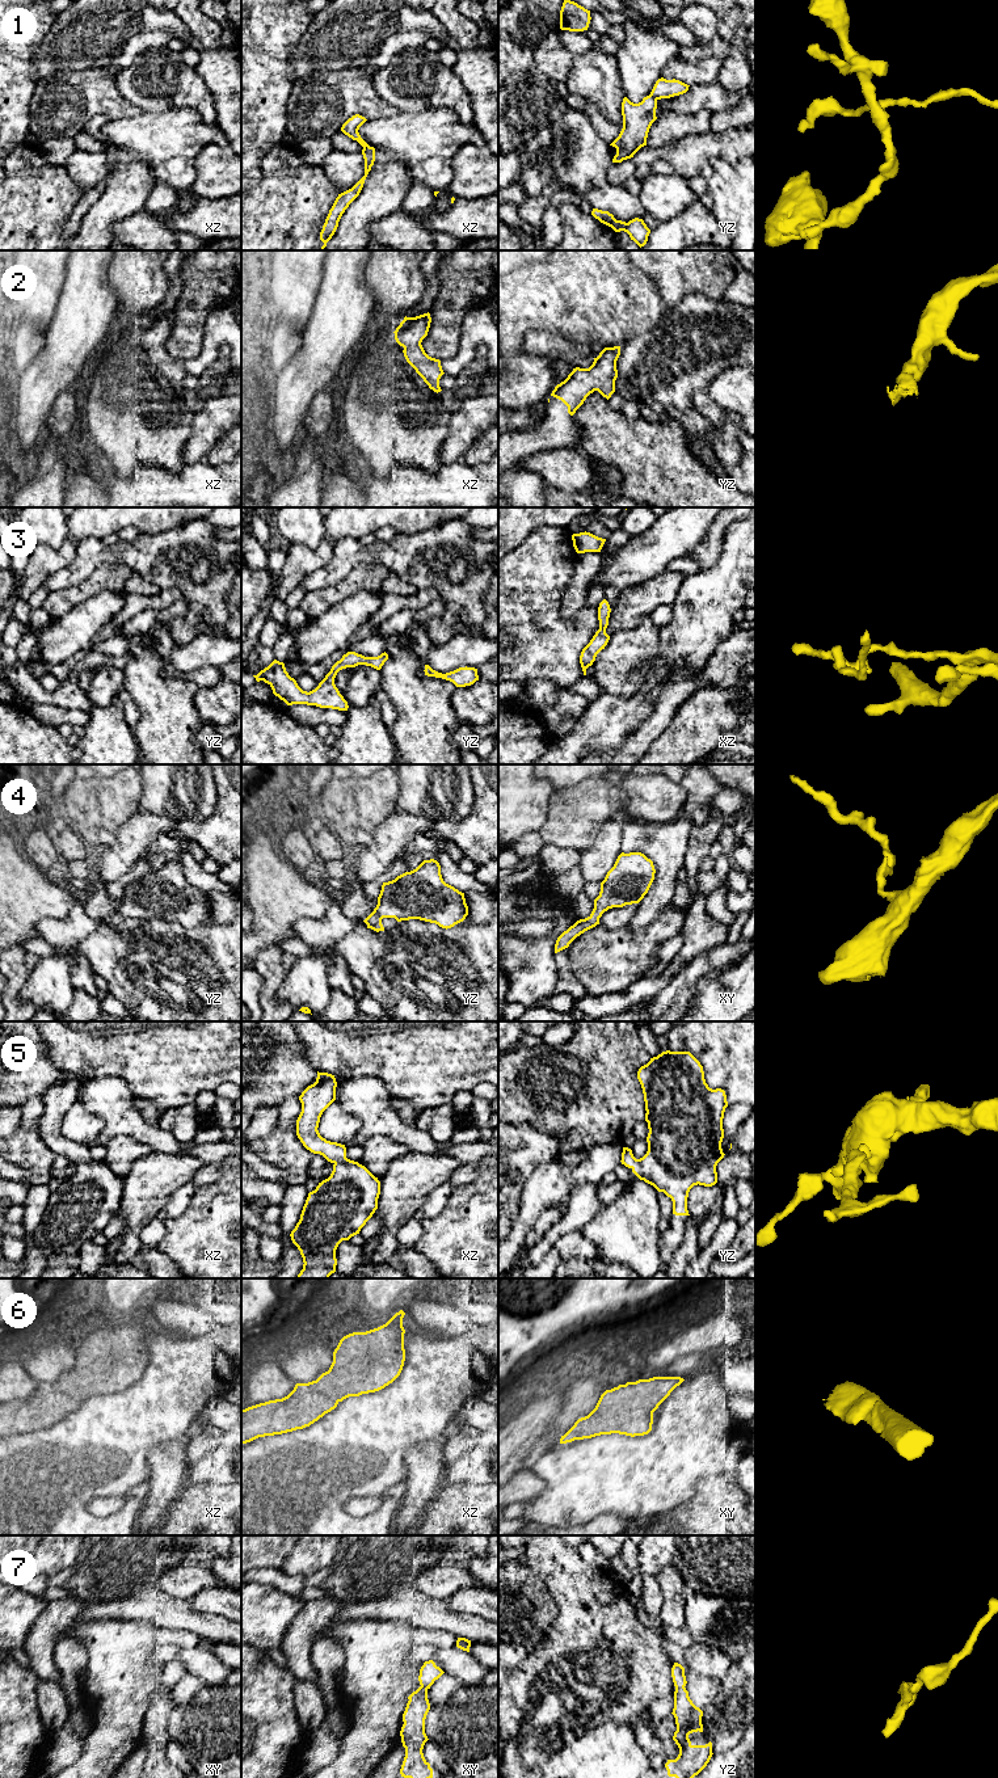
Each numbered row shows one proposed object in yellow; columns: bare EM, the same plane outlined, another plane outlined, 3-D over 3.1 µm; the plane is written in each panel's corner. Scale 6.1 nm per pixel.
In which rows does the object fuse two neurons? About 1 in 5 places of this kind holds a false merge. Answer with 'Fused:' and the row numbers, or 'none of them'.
Fused: none of them

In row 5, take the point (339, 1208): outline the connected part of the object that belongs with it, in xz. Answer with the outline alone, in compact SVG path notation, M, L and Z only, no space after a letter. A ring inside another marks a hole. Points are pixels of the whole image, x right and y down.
M319 1073L316 1082L308 1086L299 1100L302 1112L296 1120L296 1136L313 1154L323 1155L333 1164L330 1176L308 1193L300 1219L290 1236L303 1257L303 1269L296 1278L329 1278L336 1272L336 1250L342 1240L359 1234L361 1229L378 1209L380 1181L365 1166L346 1158L345 1145L323 1138L317 1130L323 1112L336 1100L334 1075Z

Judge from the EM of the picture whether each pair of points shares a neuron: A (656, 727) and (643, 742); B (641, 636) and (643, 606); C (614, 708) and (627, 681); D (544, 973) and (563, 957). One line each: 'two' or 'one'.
A: one
B: two
C: two
D: two

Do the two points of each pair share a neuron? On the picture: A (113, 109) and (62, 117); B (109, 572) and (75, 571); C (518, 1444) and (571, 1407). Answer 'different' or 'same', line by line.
A: same
B: different
C: different

